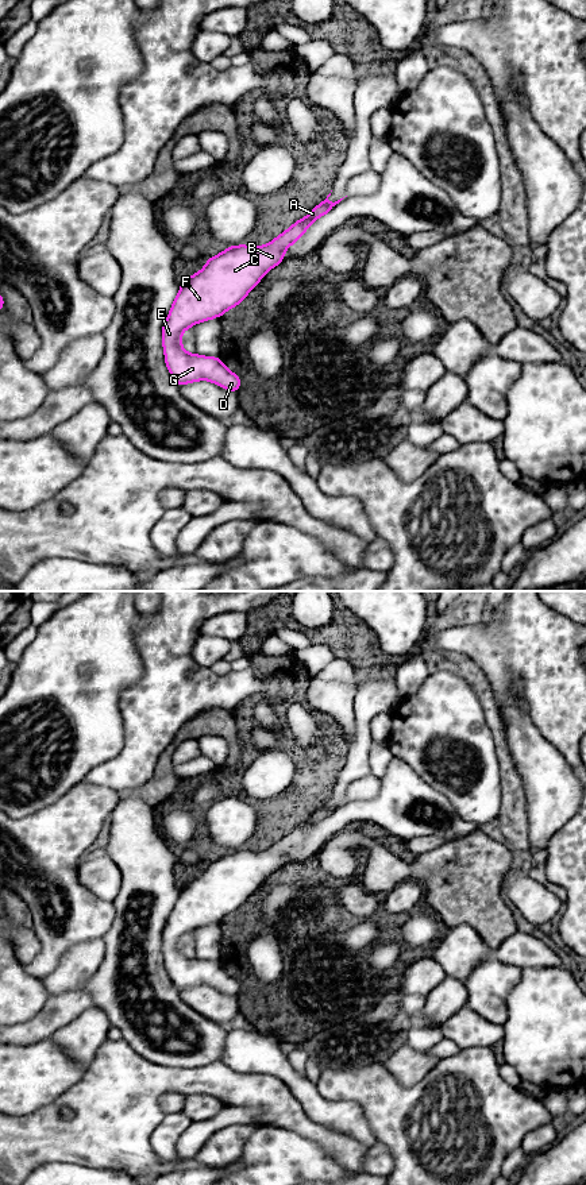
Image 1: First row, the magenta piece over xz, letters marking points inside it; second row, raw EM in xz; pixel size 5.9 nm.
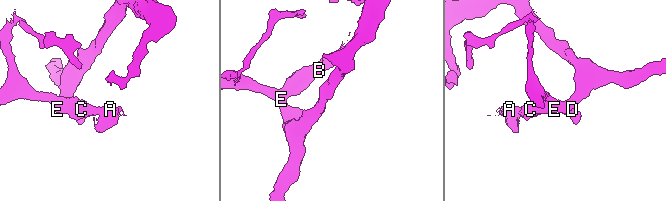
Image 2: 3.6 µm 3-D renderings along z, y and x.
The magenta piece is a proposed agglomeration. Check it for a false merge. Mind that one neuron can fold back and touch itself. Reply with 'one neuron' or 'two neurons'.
one neuron

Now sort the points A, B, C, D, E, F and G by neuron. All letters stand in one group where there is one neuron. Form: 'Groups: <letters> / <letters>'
Groups: A B C D E F G

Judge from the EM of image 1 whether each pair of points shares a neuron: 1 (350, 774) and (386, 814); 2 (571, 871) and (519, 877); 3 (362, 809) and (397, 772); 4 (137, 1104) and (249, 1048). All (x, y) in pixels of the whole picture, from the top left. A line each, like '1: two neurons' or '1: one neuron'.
1: two neurons
2: two neurons
3: one neuron
4: two neurons

